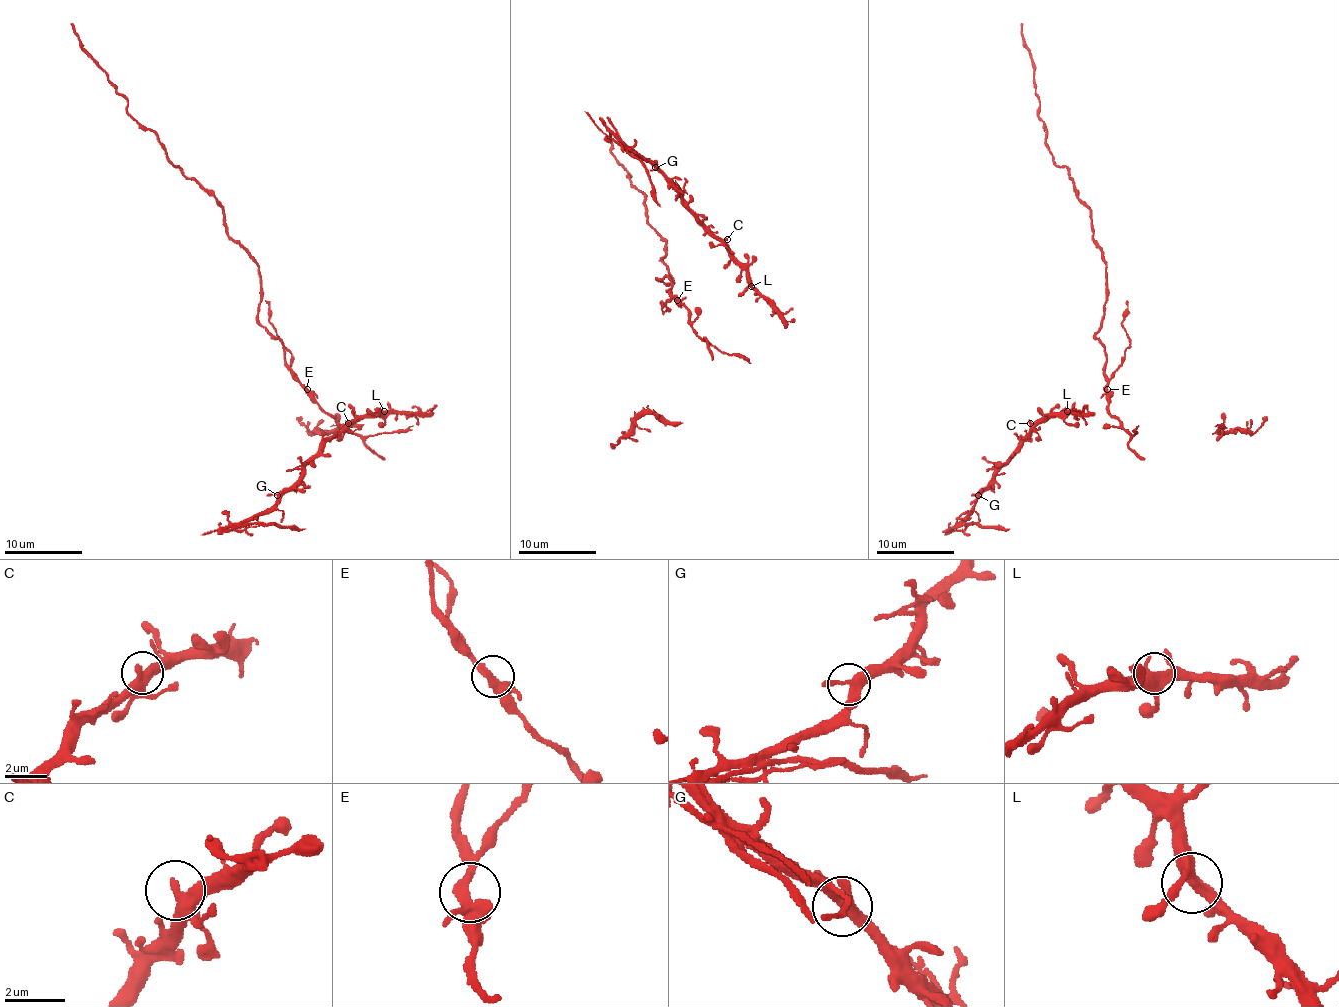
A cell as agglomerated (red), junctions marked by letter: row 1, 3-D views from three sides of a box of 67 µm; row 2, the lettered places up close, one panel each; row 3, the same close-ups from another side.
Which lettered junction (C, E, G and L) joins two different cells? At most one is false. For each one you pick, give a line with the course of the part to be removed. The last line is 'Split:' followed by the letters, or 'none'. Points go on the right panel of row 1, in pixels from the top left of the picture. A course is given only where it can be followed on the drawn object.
E: course (1108, 389), (1112, 372), (1120, 366), (1128, 344), (1122, 323), (1126, 300)
Split: E

